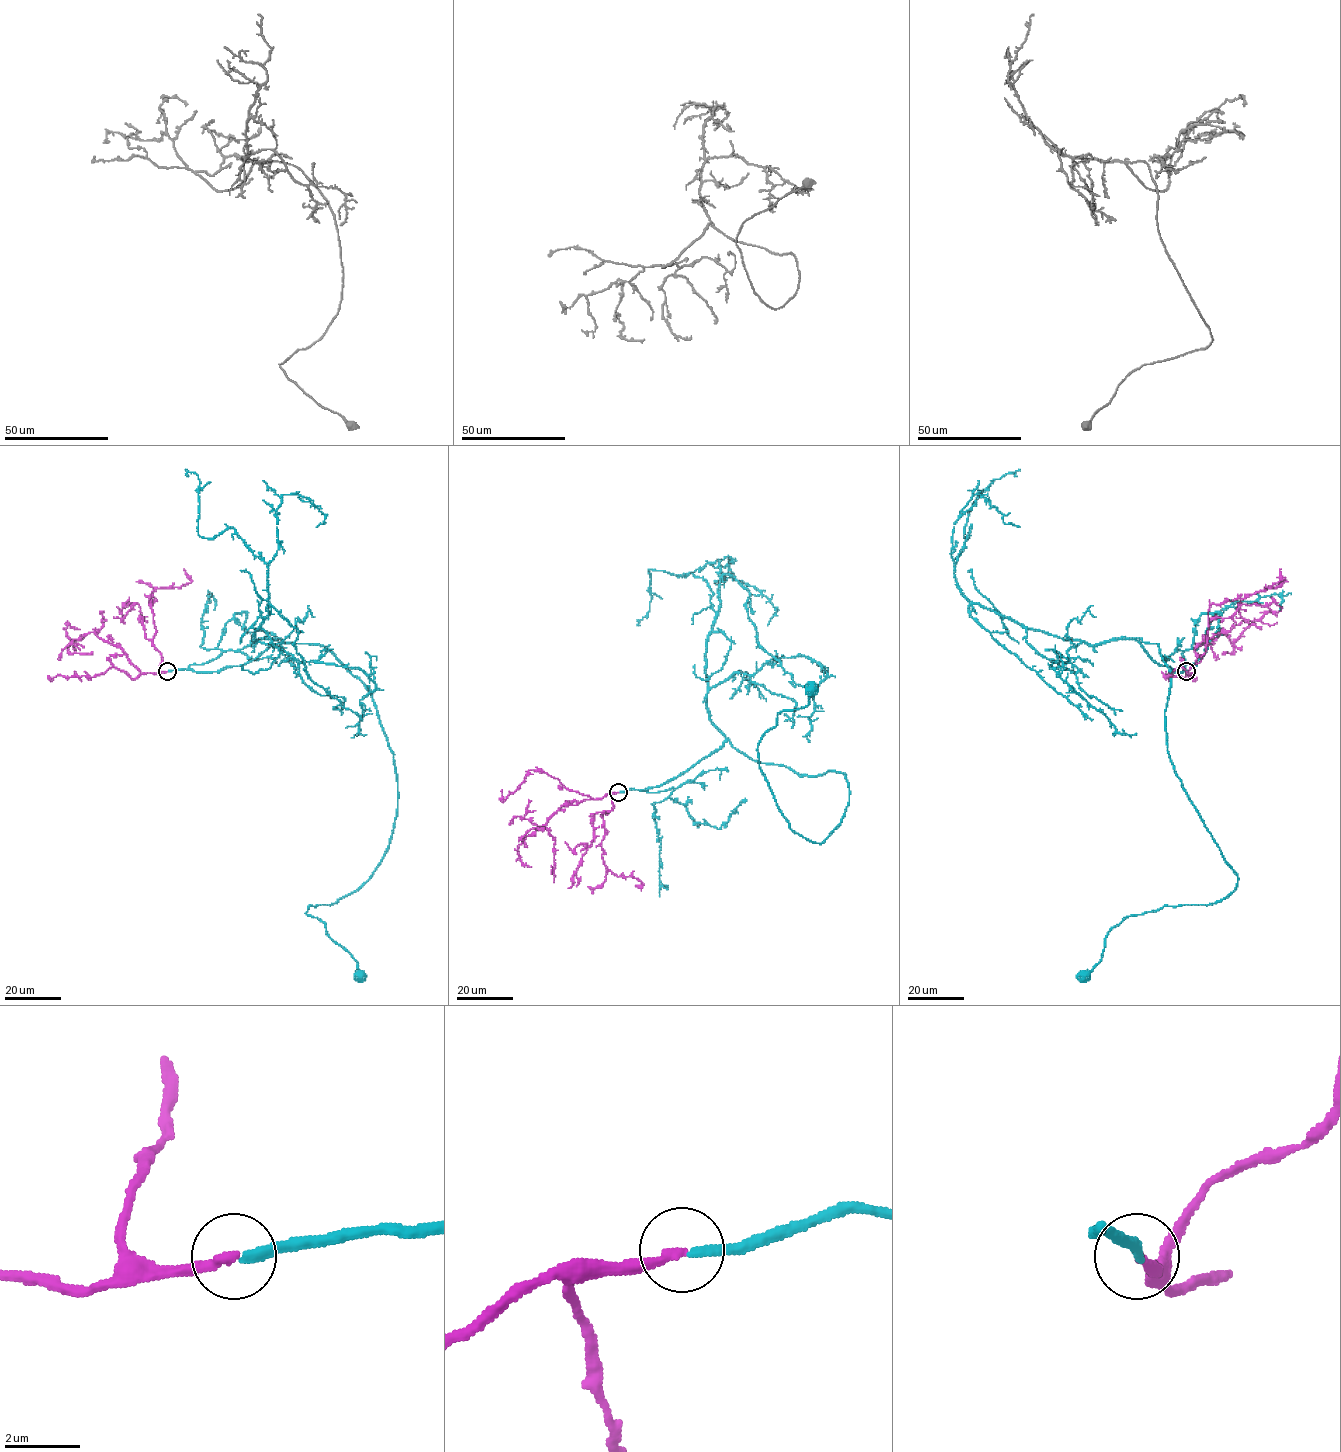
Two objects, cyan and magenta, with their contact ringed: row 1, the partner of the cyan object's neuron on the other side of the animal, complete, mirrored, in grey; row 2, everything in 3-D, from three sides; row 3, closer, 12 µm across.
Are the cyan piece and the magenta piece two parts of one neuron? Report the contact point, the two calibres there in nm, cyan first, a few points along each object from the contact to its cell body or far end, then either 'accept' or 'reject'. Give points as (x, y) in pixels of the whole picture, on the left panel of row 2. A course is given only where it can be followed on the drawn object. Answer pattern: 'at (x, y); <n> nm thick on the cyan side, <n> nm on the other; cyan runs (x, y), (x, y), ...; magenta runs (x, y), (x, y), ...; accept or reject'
at (167, 671); 240 nm thick on the cyan side, 240 nm on the other; cyan runs (167, 671), (280, 638), (322, 645), (370, 693), (393, 831), (357, 889), (306, 913), (358, 975); magenta runs (166, 671), (159, 670), (162, 656), (152, 644), (156, 629), (150, 595), (157, 588), (190, 583), (183, 568); accept

